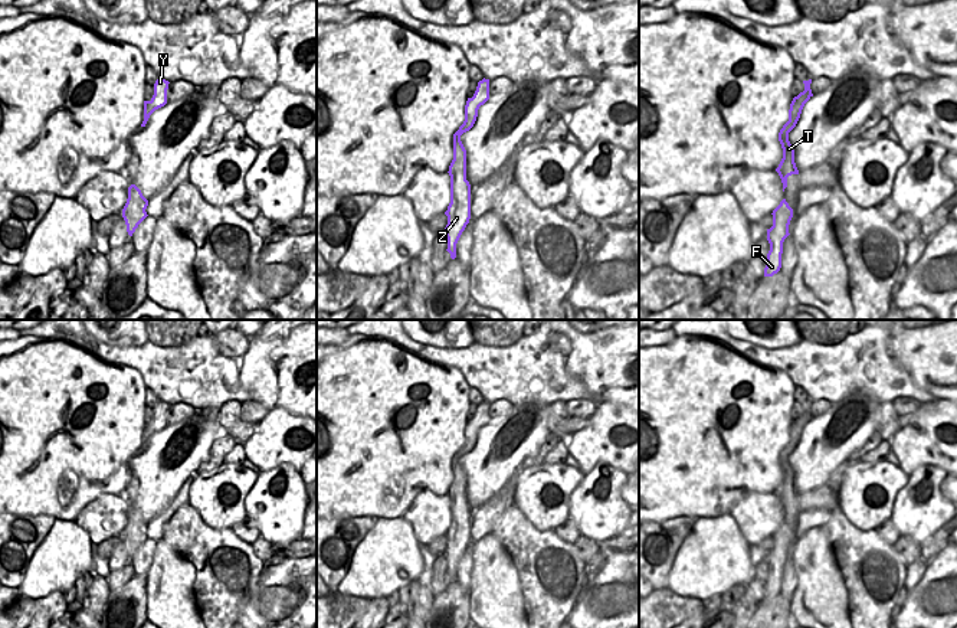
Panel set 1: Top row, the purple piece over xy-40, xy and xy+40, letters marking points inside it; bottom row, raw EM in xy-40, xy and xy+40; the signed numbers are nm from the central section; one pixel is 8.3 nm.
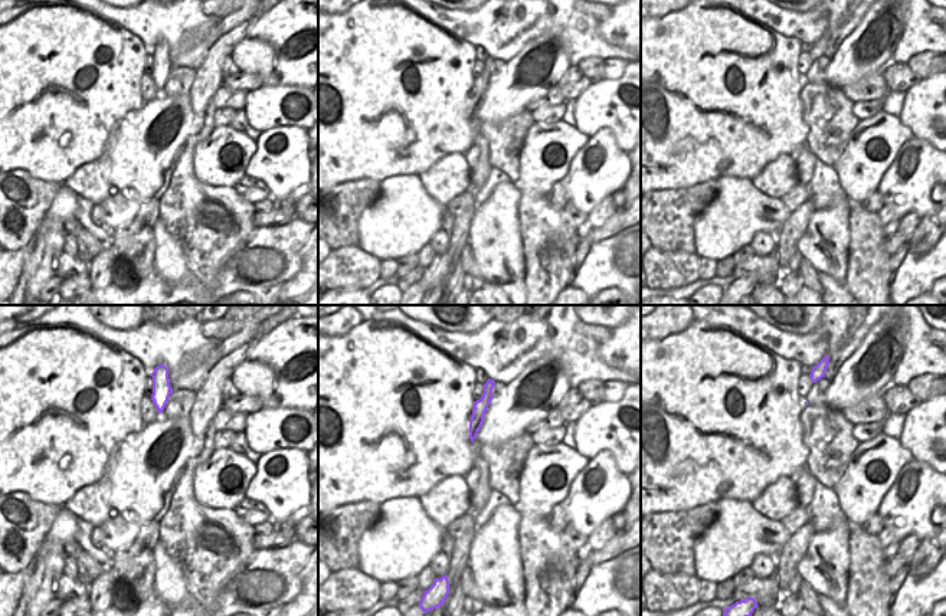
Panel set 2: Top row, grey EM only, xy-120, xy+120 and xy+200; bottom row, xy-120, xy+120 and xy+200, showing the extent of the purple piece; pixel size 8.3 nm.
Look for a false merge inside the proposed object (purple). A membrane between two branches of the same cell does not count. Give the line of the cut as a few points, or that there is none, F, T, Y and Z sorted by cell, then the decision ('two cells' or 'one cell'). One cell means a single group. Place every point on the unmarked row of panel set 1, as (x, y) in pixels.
no cut | F T Y Z | one cell

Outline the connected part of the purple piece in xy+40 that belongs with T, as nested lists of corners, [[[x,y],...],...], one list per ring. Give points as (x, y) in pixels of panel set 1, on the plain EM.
[[[812,402],[803,403],[803,406],[804,413],[793,421],[789,432],[789,444],[783,448],[783,451],[779,455],[779,464],[783,471],[783,481],[776,494],[781,501],[783,514],[787,510],[787,500],[792,497],[799,497],[799,493],[794,485],[794,472],[789,464],[789,455],[796,449],[804,426],[813,419],[810,412]]]

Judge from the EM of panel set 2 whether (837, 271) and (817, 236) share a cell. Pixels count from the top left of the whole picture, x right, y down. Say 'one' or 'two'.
one

